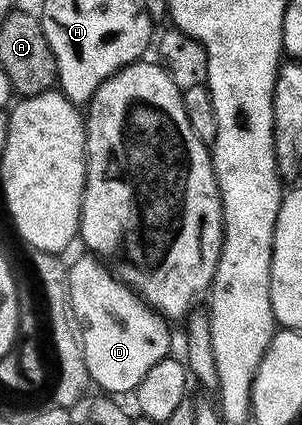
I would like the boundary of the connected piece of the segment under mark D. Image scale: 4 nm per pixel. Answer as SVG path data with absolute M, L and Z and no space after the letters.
M82 254L82 259L68 264L69 268L69 305L76 322L79 324L79 338L87 373L94 384L101 386L102 392L113 397L122 397L136 392L139 381L147 377L147 372L159 361L170 358L169 327L165 316L157 314L140 295L122 283L102 260L92 254Z

